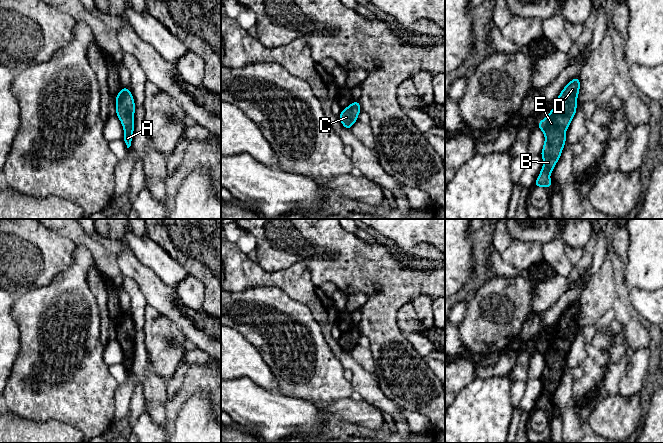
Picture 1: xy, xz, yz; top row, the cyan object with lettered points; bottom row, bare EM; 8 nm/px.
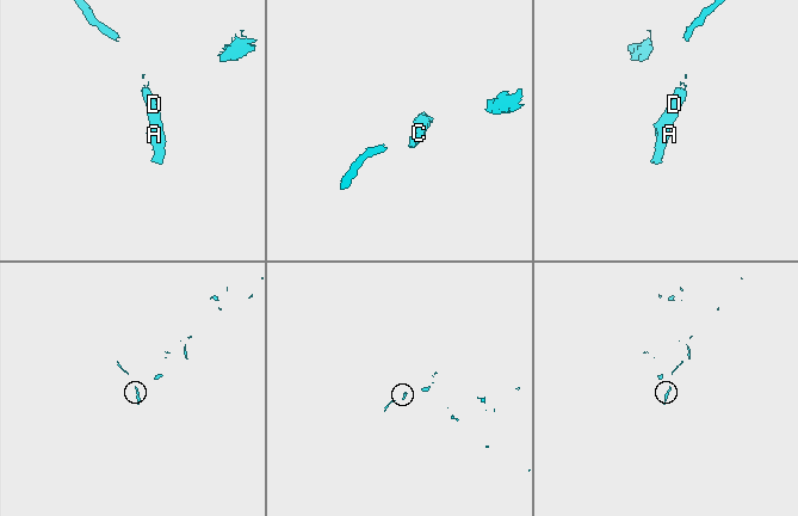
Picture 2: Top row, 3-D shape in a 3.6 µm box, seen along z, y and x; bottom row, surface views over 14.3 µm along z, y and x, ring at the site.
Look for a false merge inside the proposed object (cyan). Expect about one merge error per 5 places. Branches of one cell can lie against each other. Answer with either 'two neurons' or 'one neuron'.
one neuron

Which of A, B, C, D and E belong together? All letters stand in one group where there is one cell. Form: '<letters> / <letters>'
A B C D E

